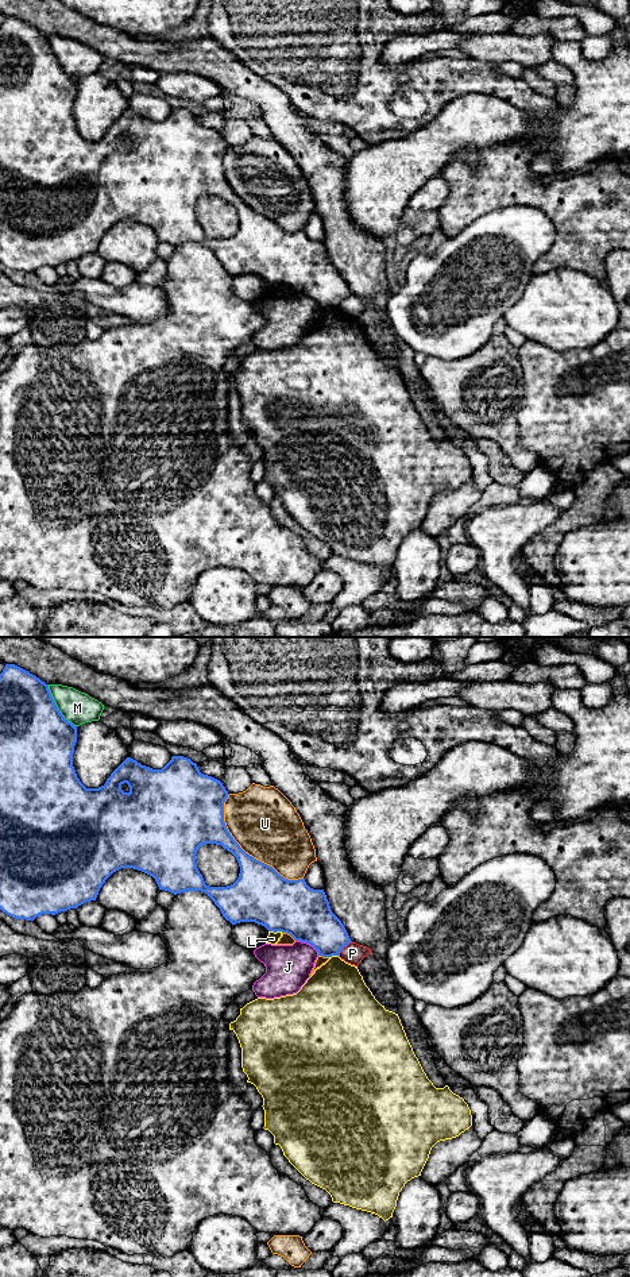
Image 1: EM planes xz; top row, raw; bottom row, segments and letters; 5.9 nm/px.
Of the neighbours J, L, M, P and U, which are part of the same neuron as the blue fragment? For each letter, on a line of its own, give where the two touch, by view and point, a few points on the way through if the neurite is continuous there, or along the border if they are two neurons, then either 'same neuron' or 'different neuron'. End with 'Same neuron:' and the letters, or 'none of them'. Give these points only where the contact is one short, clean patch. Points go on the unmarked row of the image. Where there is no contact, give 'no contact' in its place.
J: xz (308, 294) | different neuron
L: xz (275, 284) | different neuron
M: xz (57, 60) | different neuron
P: xz (343, 299) | along xz (351, 293), (337, 307) | different neuron
U: xz (244, 204) | different neuron
Same neuron: none of them

